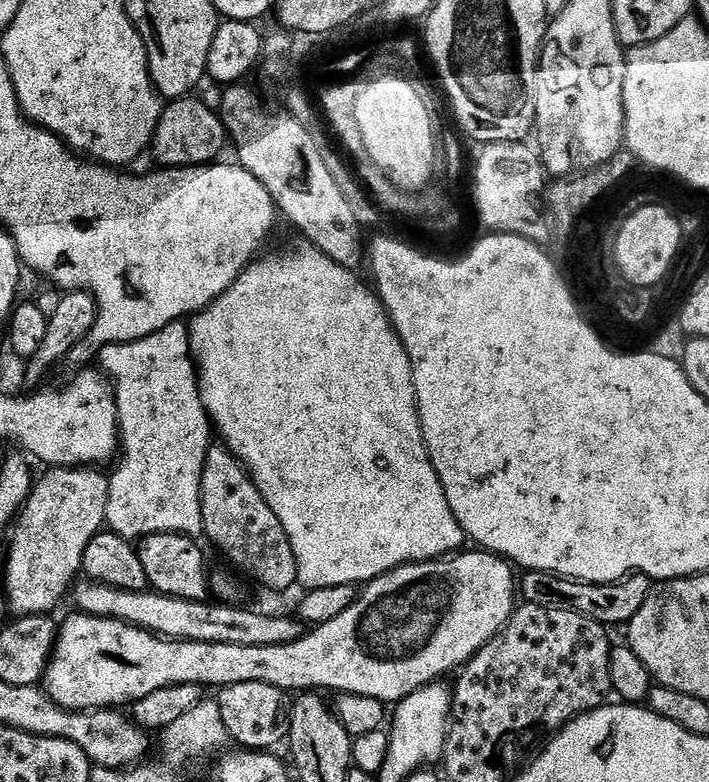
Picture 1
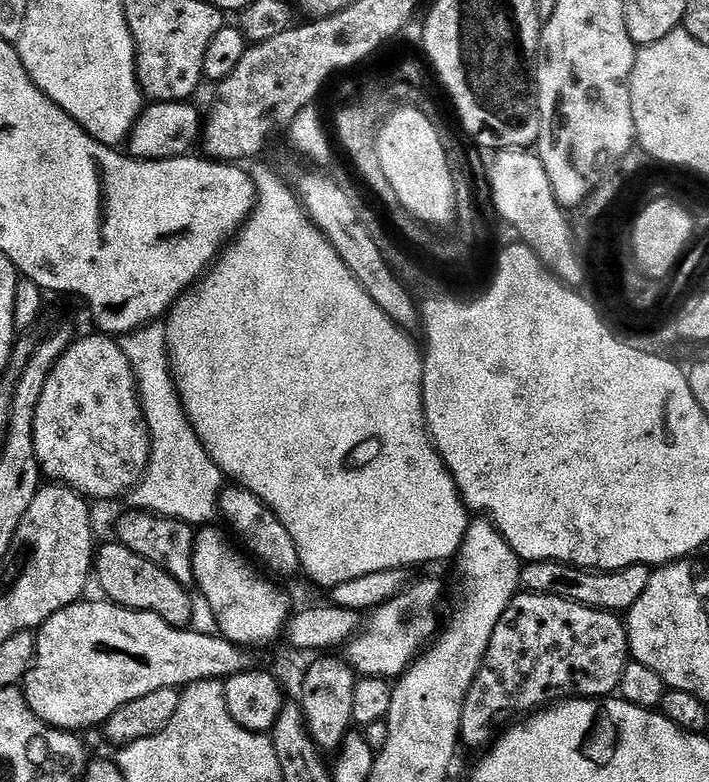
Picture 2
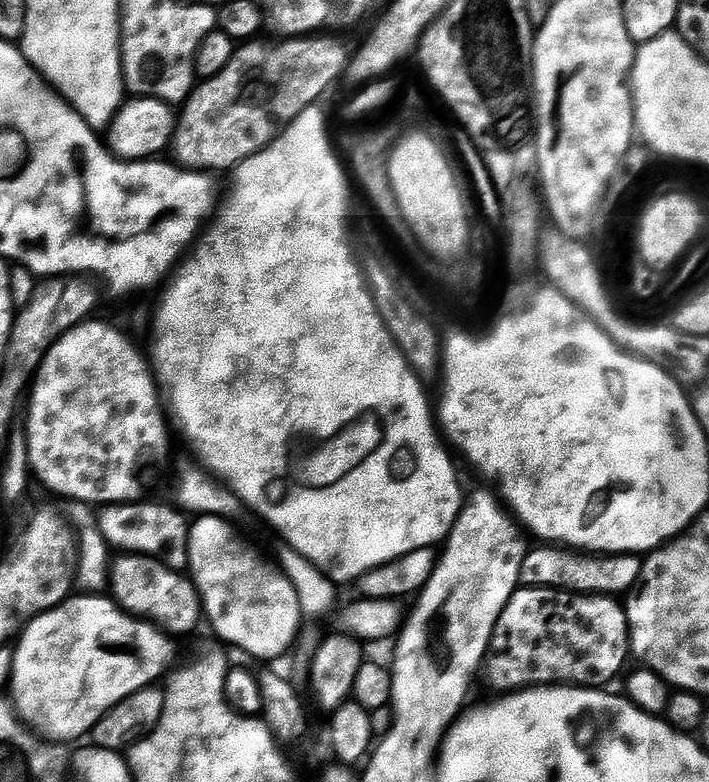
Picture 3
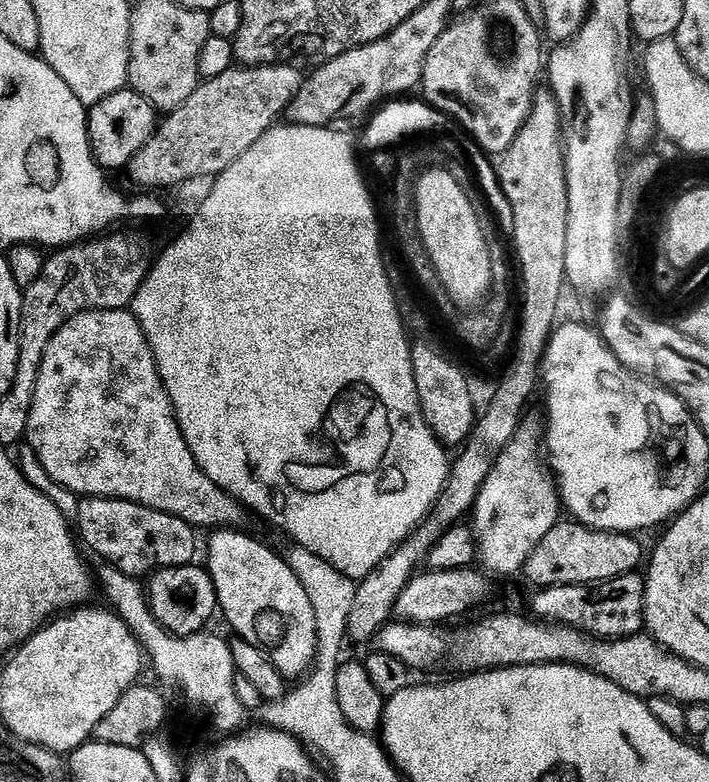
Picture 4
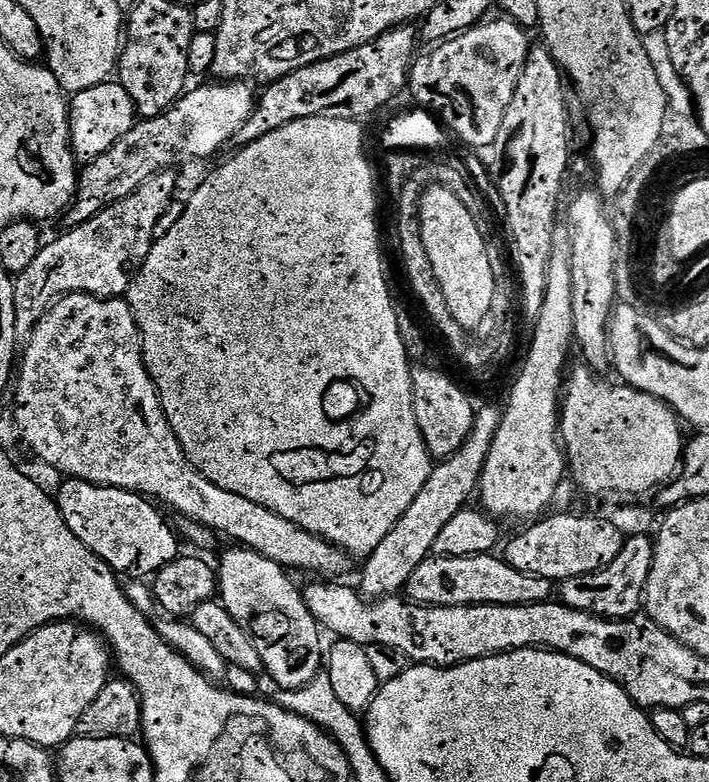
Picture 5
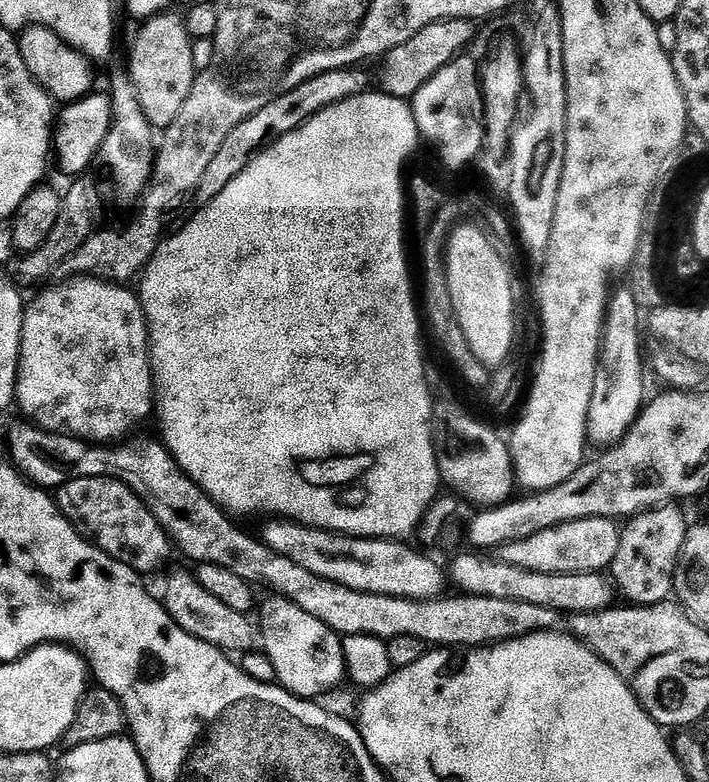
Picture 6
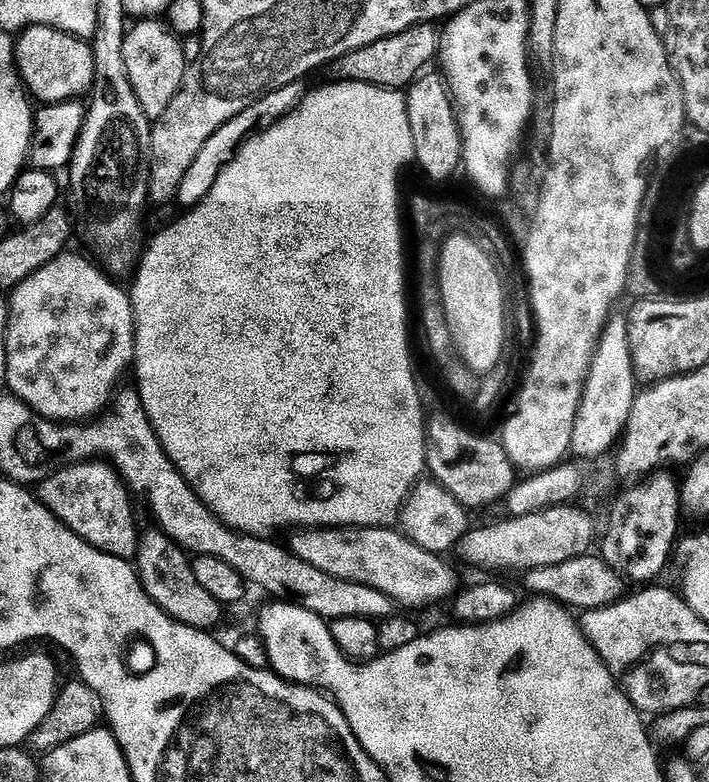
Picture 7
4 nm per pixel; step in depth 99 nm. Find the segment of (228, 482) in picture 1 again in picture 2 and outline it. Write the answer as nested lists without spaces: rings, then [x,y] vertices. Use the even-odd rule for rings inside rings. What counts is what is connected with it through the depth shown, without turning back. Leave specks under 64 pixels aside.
[[[239,486],[228,487],[225,487],[220,493],[219,515],[222,520],[224,516],[225,522],[232,527],[231,535],[237,536],[235,539],[242,545],[243,551],[257,565],[267,569],[273,577],[292,576],[295,572],[299,573],[301,566],[298,546],[294,546],[294,538],[290,538],[290,530],[286,530],[286,526],[282,526],[280,519],[274,514],[274,510],[270,510],[270,506],[266,506],[254,494],[250,494],[250,490]]]

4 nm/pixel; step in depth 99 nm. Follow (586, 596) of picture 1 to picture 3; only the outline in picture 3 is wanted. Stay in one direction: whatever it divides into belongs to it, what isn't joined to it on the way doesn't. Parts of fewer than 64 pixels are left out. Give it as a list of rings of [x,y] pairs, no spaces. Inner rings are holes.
[[[567,546],[536,547],[529,551],[525,561],[522,562],[521,585],[534,588],[558,588],[573,594],[616,596],[631,592],[640,580],[642,560],[636,554],[589,554]]]

